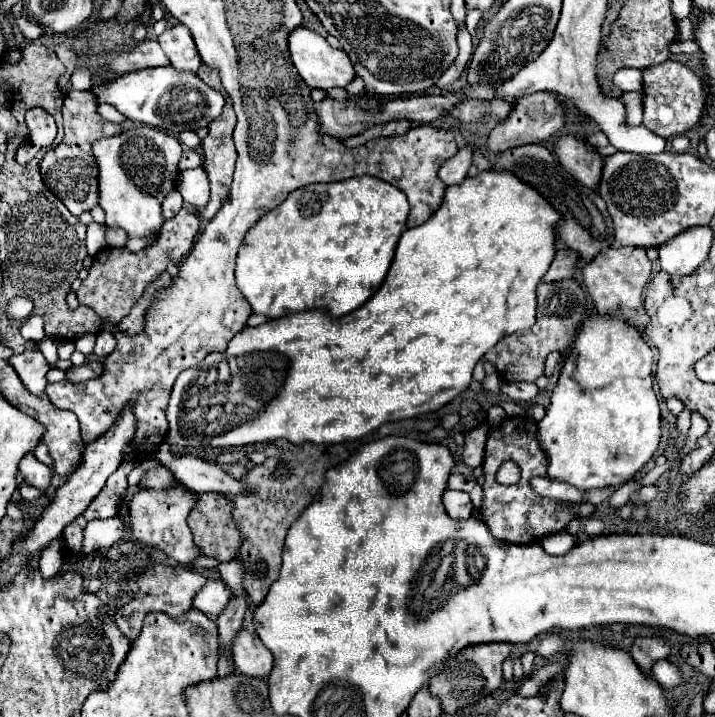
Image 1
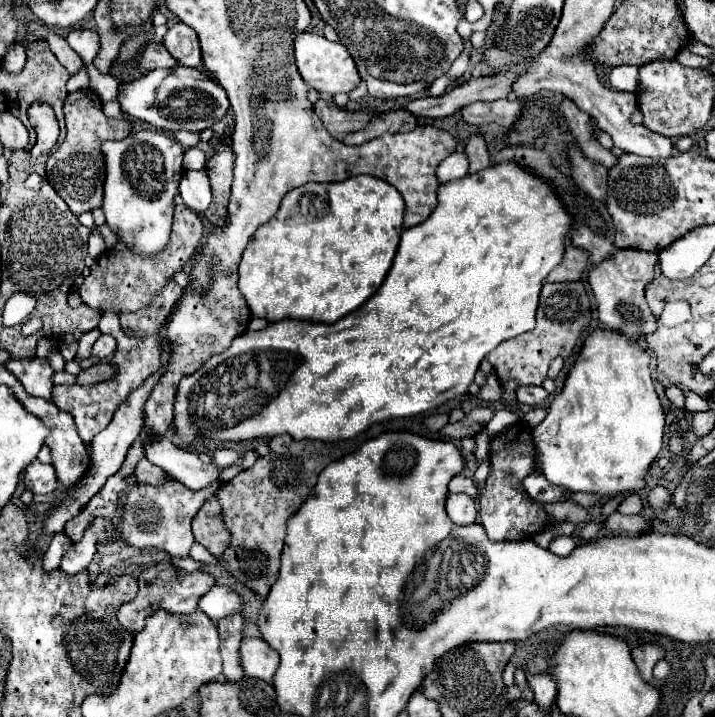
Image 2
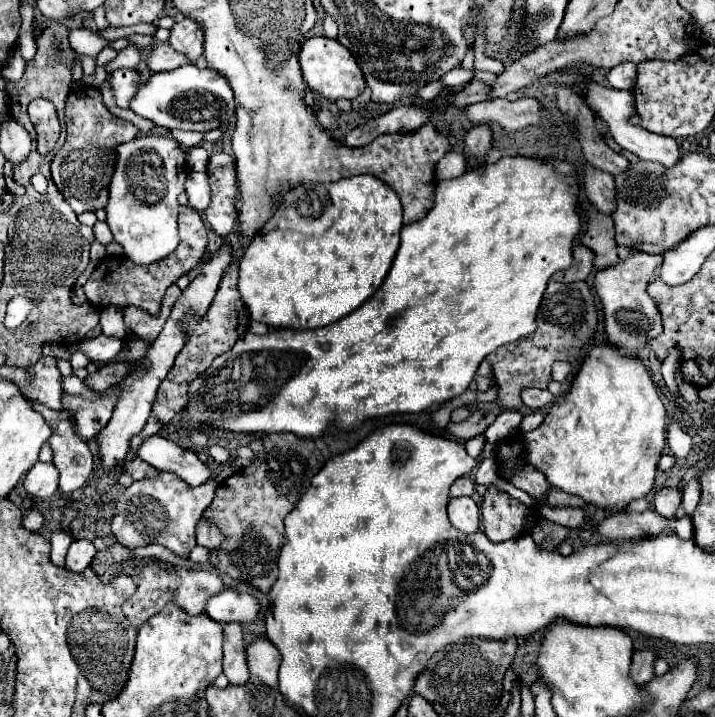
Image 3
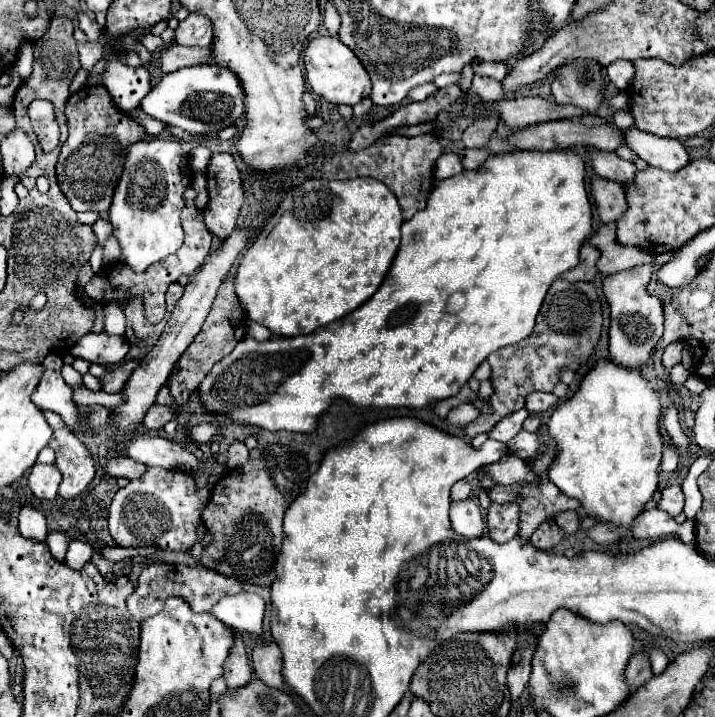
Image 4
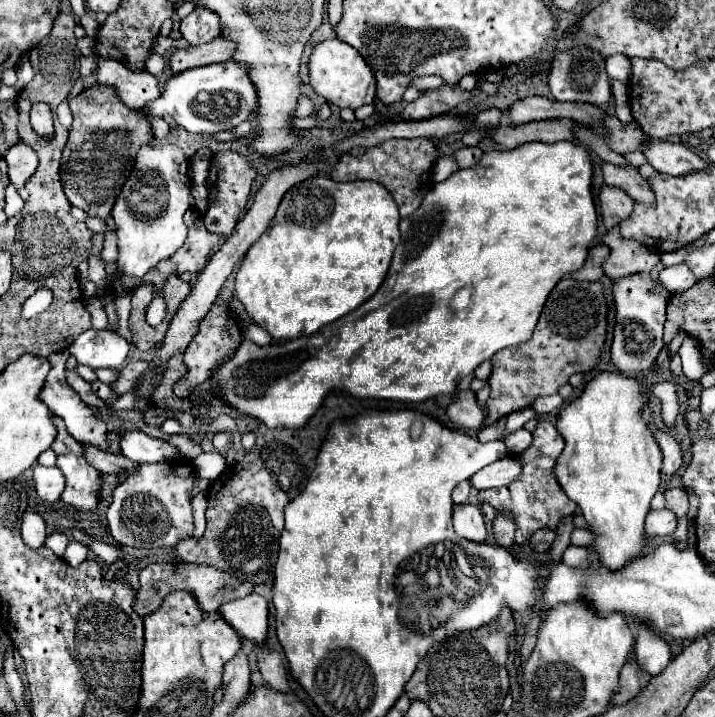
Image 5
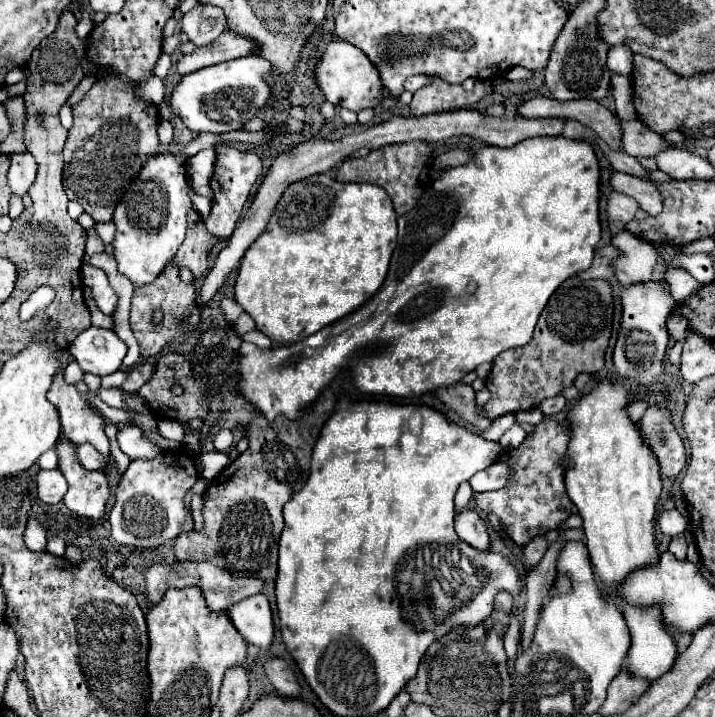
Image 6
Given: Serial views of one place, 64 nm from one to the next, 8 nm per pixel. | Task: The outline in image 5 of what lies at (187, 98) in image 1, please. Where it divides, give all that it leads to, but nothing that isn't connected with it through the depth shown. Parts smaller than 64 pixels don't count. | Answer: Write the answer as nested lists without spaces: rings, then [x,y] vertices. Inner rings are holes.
[[[220,62],[200,68],[190,68],[166,80],[160,96],[146,102],[144,112],[164,118],[166,114],[188,132],[222,132],[232,130],[256,110],[256,90],[248,78],[244,64]]]

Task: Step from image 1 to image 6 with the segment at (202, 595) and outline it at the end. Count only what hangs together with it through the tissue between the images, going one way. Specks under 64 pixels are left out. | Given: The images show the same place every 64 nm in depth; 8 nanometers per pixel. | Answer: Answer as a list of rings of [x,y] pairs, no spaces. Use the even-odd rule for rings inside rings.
[[[264,594],[244,598],[226,610],[232,624],[248,644],[268,648],[274,640],[274,624],[270,602]]]

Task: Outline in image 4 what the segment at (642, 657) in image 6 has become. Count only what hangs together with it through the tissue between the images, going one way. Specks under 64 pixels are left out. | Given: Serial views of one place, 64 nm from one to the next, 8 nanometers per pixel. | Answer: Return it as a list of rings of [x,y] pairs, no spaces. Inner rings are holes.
[[[650,648],[648,654],[650,654],[650,662],[652,662],[652,672],[662,674],[666,670],[666,666],[668,666],[666,654],[662,650],[654,650],[654,648]]]

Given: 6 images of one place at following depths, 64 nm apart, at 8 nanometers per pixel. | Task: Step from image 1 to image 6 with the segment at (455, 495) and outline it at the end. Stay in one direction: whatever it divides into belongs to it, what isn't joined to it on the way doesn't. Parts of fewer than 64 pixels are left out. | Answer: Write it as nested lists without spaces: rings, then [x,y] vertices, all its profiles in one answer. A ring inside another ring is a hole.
[[[466,508],[464,512],[458,512],[454,518],[454,528],[456,528],[456,534],[470,546],[478,550],[488,550],[490,538],[488,538],[486,522],[476,510]]]

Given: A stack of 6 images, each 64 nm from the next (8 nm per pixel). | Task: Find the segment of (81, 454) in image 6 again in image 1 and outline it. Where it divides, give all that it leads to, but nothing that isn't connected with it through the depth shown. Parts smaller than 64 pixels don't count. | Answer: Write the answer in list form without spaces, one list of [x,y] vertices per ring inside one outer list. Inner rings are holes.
[[[158,466],[154,470],[150,470],[146,476],[144,476],[144,486],[148,488],[154,488],[154,490],[168,490],[168,488],[174,488],[174,486],[182,486],[174,476],[172,472],[168,472],[168,468],[164,466]]]

